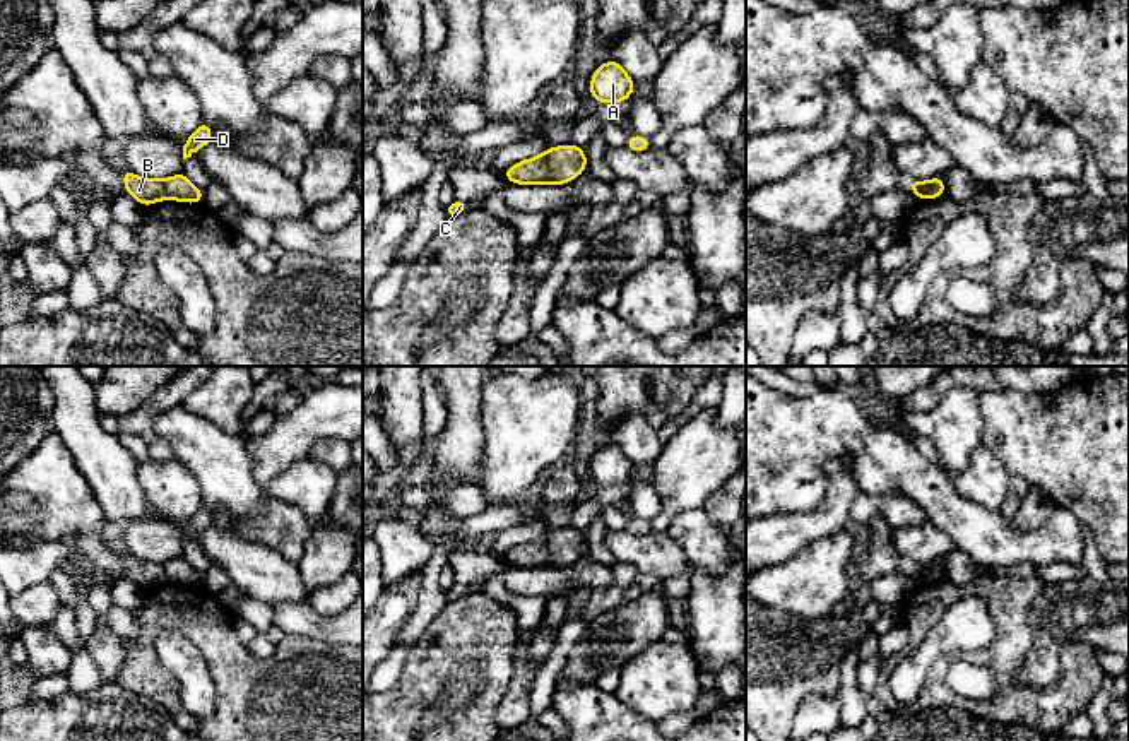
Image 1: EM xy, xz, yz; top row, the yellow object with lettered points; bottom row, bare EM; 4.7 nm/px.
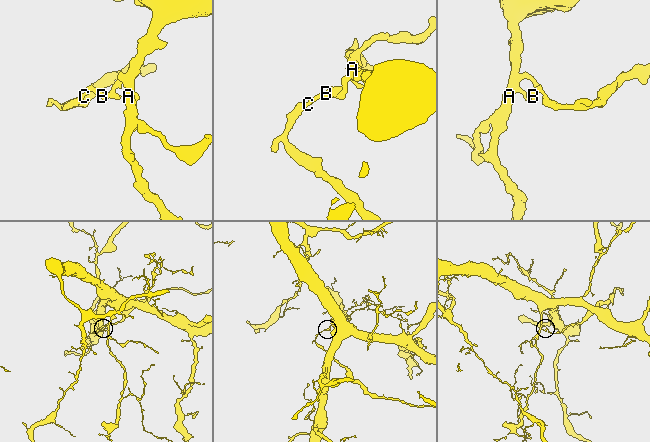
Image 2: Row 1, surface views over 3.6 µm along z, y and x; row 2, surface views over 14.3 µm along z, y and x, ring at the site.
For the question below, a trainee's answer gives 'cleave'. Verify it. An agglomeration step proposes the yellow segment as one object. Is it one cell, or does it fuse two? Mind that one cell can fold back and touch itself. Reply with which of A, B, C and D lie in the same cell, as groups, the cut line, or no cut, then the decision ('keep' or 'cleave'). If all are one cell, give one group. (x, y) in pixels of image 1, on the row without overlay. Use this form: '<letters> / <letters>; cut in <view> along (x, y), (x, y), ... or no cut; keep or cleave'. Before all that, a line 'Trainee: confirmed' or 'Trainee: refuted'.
Trainee: confirmed
A D / B C; cut in xz along (546, 534), (549, 563); cleave

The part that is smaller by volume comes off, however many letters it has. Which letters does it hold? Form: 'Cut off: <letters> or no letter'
Cut off: B, C

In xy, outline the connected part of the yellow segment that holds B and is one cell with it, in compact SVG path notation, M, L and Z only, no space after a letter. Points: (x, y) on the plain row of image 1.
M128 553L120 554L120 558L123 561L128 578L139 584L144 590L168 582L163 563L140 561Z

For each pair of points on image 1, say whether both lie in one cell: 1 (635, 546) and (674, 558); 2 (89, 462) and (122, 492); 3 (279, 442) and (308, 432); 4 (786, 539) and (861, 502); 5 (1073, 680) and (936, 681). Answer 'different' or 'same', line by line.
1: same
2: same
3: same
4: different
5: same

